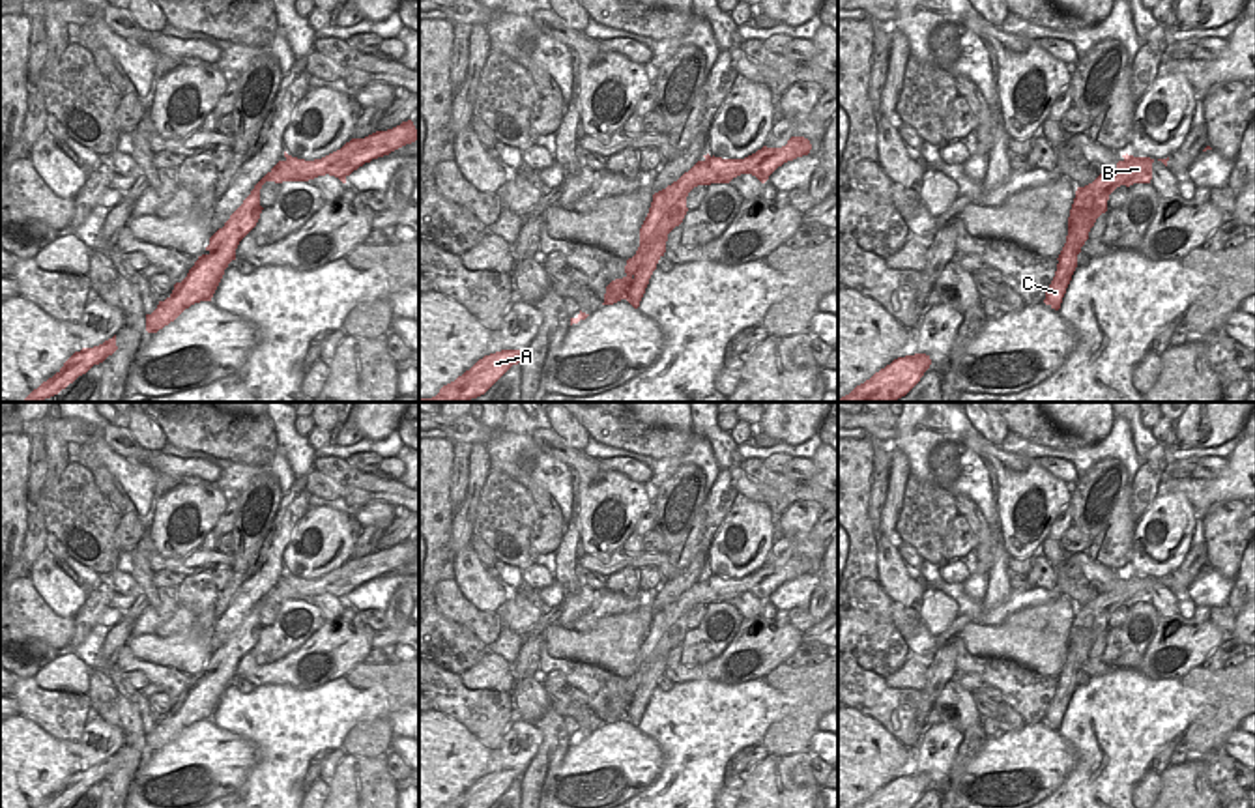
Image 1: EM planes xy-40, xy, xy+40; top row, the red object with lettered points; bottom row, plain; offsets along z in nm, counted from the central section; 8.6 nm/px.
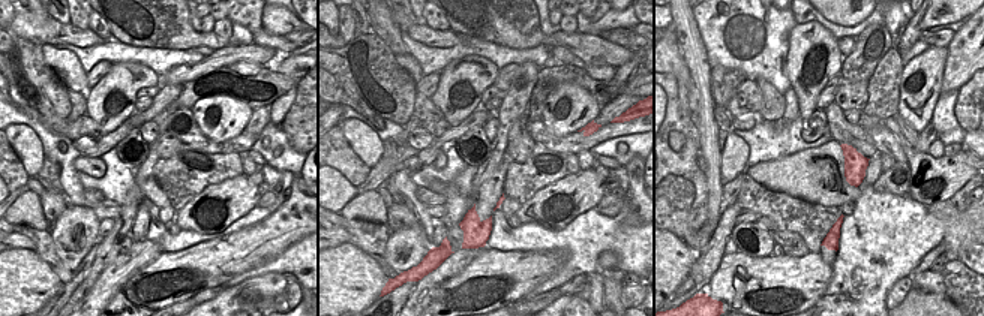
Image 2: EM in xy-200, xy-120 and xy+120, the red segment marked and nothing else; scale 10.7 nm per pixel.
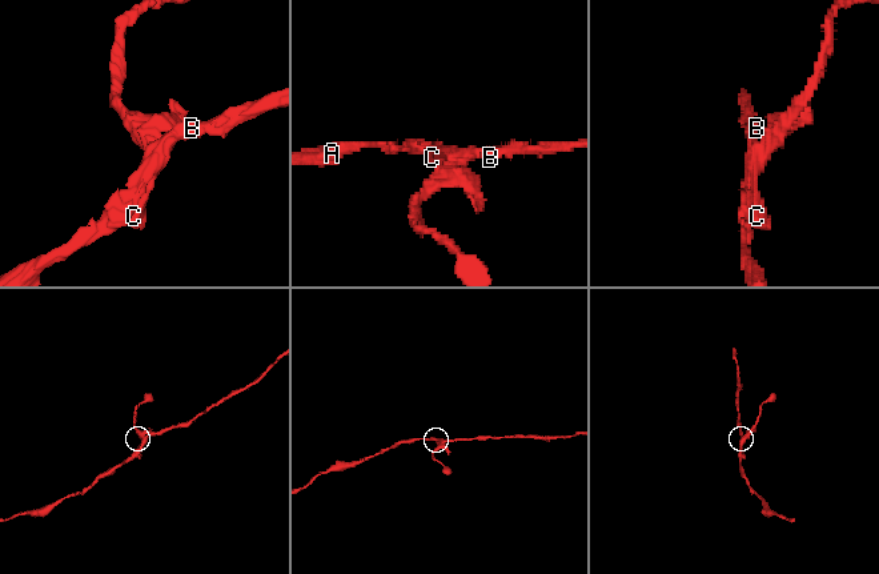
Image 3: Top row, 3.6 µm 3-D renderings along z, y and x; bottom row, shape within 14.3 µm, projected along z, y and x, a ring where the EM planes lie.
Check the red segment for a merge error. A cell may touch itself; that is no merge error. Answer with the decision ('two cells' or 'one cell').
two cells

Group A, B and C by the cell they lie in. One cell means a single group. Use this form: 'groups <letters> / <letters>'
groups A B / C

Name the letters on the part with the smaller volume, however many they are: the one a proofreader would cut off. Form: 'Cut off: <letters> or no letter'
Cut off: C

